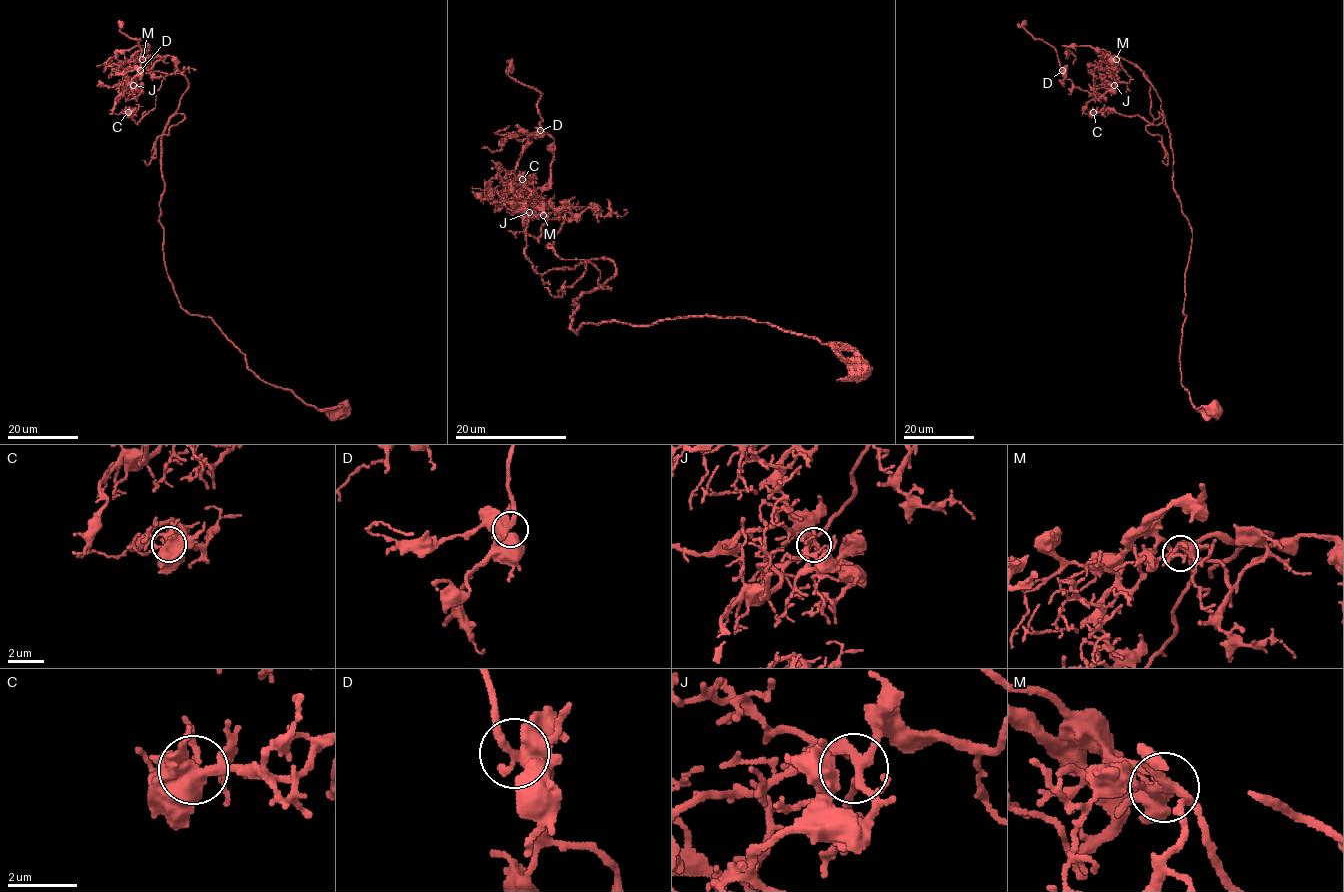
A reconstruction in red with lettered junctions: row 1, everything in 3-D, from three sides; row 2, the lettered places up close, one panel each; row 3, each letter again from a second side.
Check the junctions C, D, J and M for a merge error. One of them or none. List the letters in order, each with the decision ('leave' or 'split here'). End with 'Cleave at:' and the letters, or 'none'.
C: leave
D: leave
J: leave
M: leave
Cleave at: none

